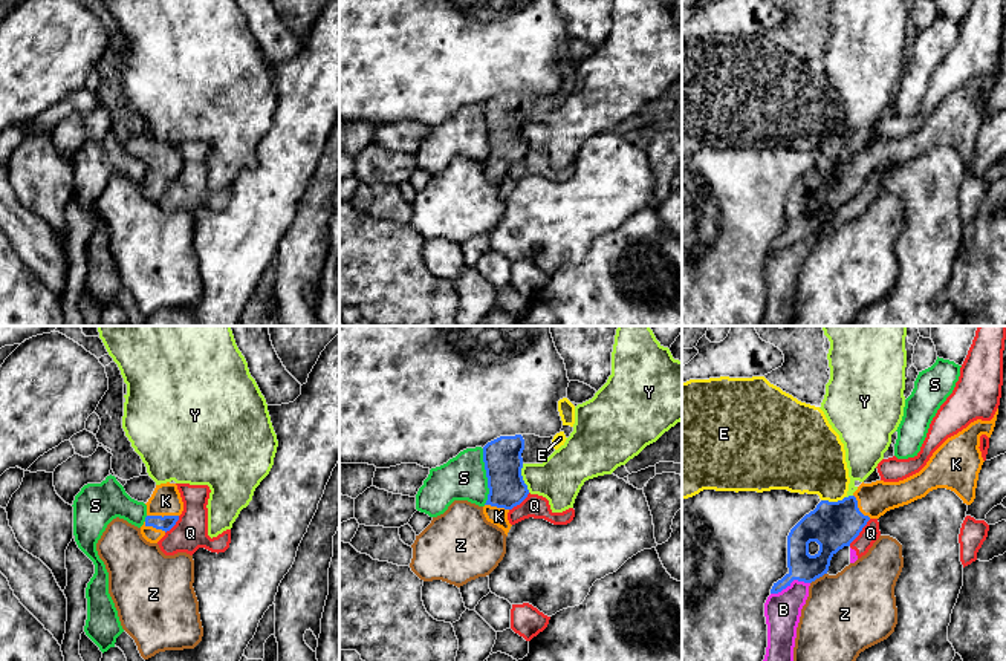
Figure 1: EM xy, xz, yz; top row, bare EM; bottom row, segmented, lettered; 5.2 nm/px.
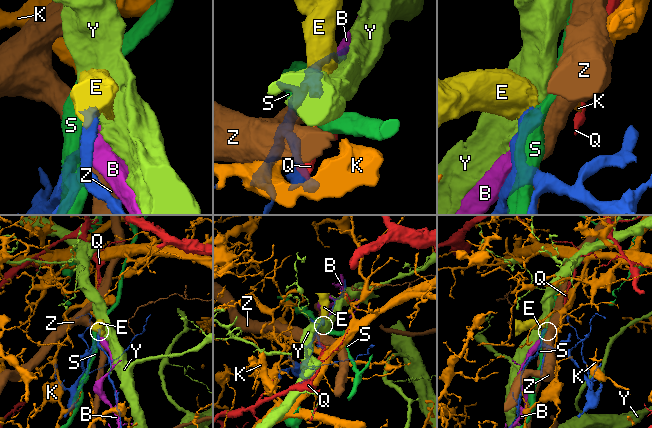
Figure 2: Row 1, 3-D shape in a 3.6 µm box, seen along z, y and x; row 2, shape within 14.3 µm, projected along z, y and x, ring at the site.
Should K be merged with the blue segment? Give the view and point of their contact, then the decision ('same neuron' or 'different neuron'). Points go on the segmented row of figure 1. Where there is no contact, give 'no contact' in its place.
xy (161, 516) | same neuron

